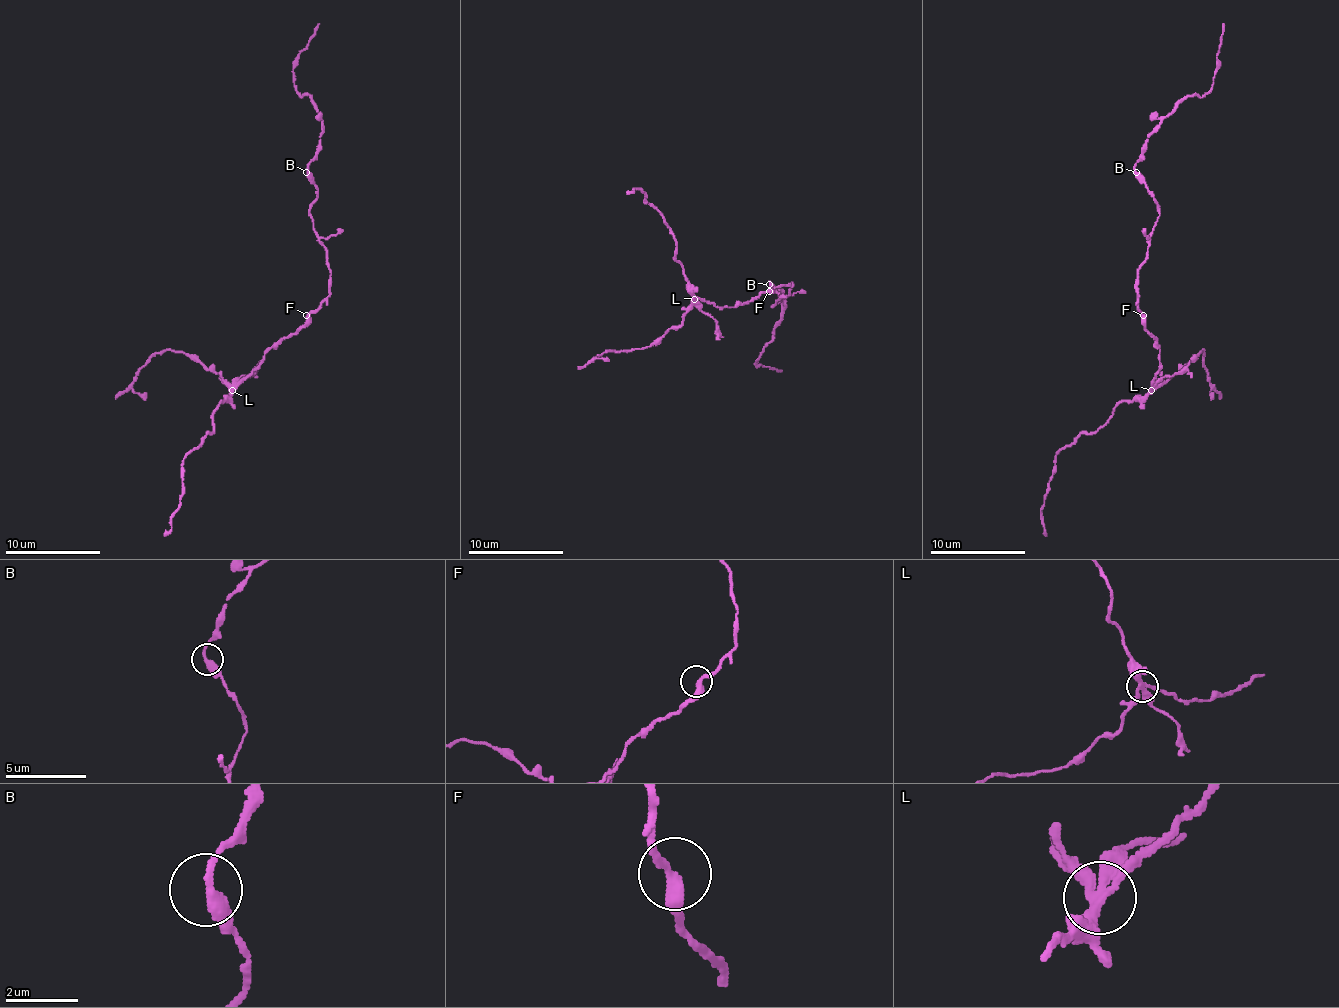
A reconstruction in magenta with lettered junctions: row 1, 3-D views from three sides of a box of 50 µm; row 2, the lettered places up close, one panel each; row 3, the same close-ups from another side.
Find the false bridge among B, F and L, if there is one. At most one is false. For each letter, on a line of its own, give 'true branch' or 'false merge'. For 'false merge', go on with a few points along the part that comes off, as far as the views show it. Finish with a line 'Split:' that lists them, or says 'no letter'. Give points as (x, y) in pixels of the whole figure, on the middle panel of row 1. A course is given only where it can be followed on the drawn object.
B: true branch
F: true branch
L: false merge; course (695, 298), (676, 327), (643, 348), (595, 355), (578, 369)
Split: L

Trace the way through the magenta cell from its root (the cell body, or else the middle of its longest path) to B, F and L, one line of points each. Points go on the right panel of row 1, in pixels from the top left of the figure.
B: (1139, 298), (1136, 279), (1148, 250), (1148, 236), (1160, 215), (1160, 205), (1136, 172)
F: (1139, 298), (1139, 310), (1143, 315)
L: (1139, 298), (1141, 319), (1160, 348), (1160, 369), (1150, 391)

